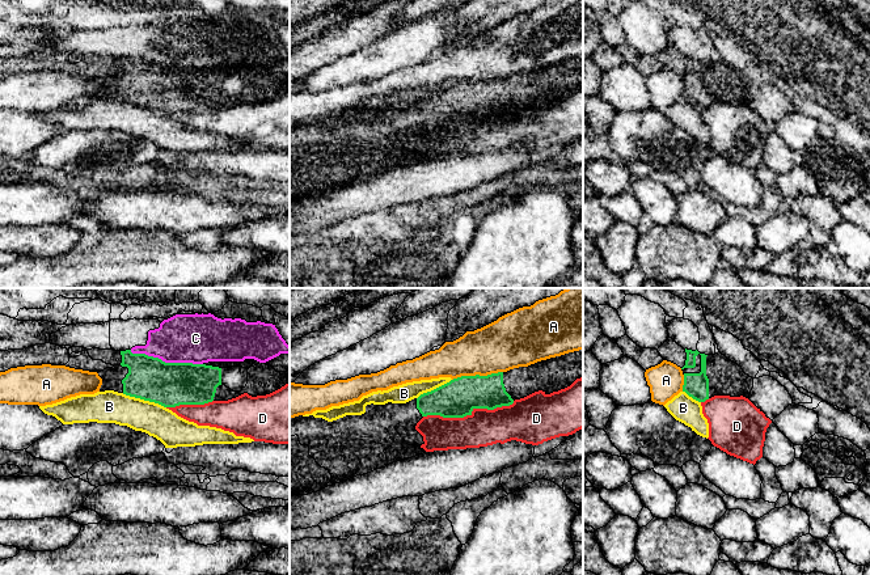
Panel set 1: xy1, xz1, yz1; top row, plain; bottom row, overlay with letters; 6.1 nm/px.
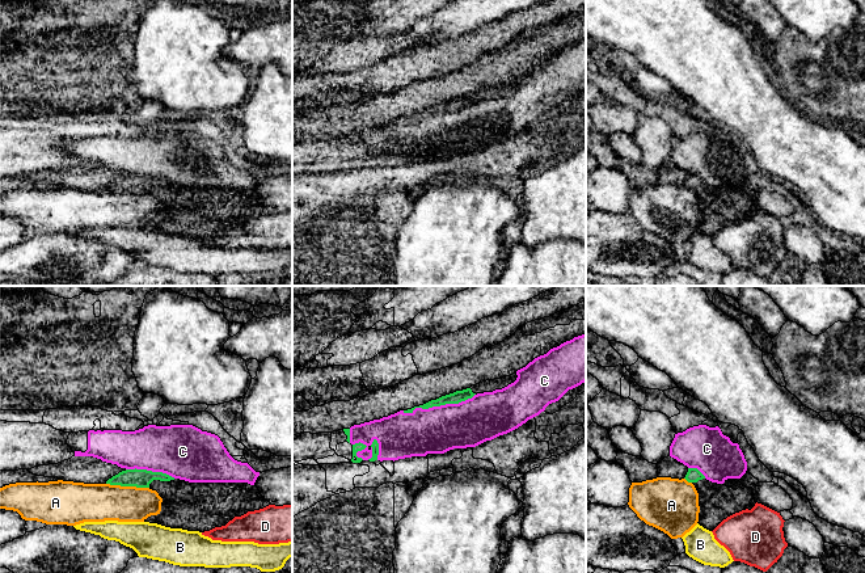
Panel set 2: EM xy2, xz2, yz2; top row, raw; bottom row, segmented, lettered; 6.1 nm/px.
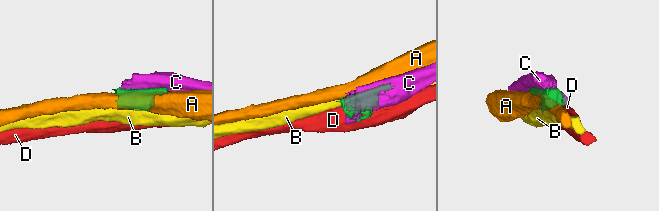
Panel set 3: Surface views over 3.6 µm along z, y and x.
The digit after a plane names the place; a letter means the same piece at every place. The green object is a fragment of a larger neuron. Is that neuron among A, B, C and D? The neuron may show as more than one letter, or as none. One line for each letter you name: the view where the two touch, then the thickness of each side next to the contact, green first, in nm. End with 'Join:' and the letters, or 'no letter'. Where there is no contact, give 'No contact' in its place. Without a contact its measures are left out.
Join: no letter

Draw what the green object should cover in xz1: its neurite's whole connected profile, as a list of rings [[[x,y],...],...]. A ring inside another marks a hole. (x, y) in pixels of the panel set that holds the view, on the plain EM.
[[[579,56],[541,67],[528,73],[514,75],[507,79],[498,79],[487,83],[461,83],[406,110],[388,109],[385,111],[367,111],[366,119],[362,122],[346,122],[333,128],[314,124],[313,122],[290,124],[290,204],[293,202],[317,199],[352,183],[363,182],[376,176],[385,174],[389,170],[426,160],[421,153],[425,151],[423,143],[415,136],[417,130],[423,123],[440,122],[443,124],[464,124],[472,122],[474,115],[494,117],[497,114],[510,113],[515,106],[524,105],[539,97],[542,97],[545,101],[558,98],[570,93],[582,83],[583,56]]]

